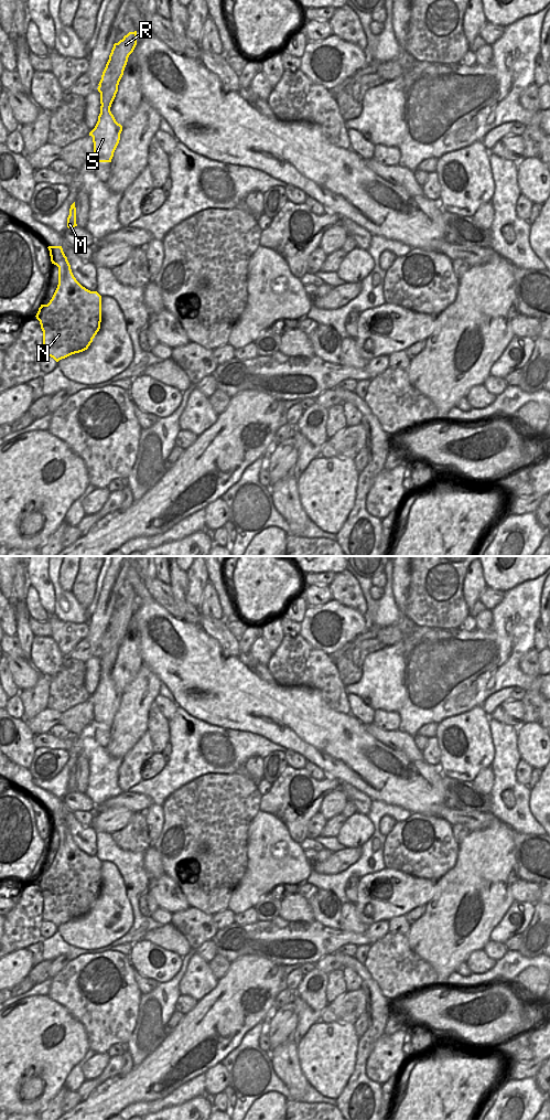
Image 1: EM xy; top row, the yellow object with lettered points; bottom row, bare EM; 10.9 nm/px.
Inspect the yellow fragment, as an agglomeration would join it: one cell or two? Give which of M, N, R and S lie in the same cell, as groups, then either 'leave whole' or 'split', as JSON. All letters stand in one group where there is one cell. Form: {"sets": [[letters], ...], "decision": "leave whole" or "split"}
{"sets": [["M", "N", "R"], ["S"]], "decision": "split"}

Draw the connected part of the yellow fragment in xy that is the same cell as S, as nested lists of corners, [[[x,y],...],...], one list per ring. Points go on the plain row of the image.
[[[101,670],[98,686],[90,700],[93,702],[94,725],[96,727],[111,727],[121,696],[122,691],[116,686],[110,672]]]

